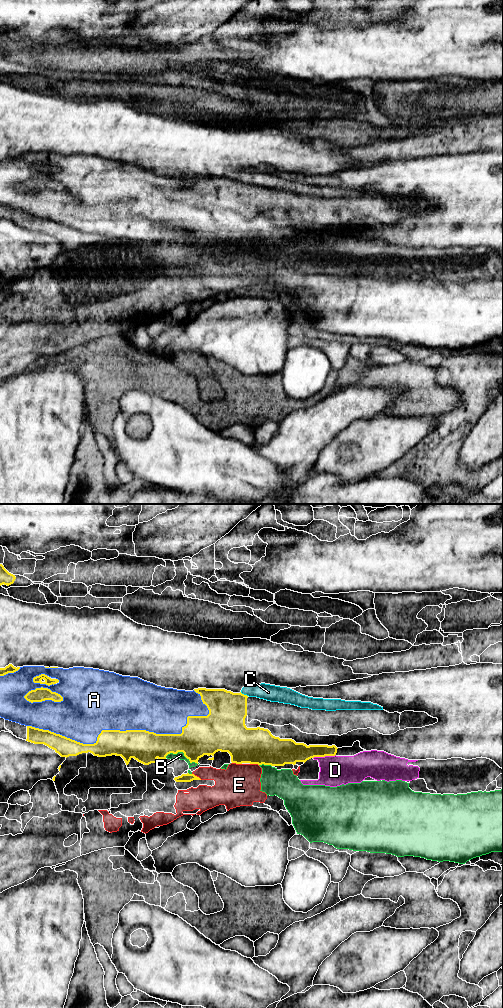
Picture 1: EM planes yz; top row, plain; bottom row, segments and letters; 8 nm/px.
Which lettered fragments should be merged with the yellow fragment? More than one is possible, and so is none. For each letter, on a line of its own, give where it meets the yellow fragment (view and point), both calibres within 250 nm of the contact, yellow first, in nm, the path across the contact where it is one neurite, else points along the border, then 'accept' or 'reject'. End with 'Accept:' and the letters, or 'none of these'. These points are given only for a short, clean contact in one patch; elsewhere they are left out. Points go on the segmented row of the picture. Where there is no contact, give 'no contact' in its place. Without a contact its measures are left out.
A: meets yellow in yz at (121, 731); 260 nm thick on the yellow side, 440 nm on the other; reject
B: meets yellow in yz at (182, 751); 320 nm thick on the yellow side, 60 nm on the other; accept
C: meets yellow in yz at (243, 694); 300 nm thick on the yellow side, 130 nm on the other; reject
D: meets yellow in yz at (324, 756); 160 nm thick on the yellow side, 240 nm on the other; border along yz (335, 754), (313, 758); reject
E: meets yellow in yz at (237, 763); 300 nm thick on the yellow side, 340 nm on the other; reject
Accept: B

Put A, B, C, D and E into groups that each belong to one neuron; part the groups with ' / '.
A / B / C / D E

